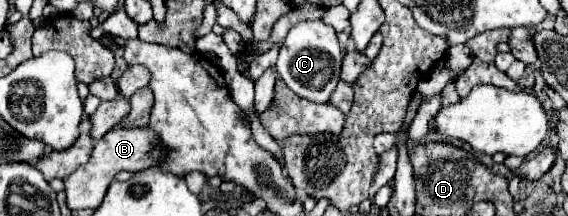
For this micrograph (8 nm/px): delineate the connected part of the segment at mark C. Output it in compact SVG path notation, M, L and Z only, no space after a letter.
M304 21L294 25L286 41L280 47L280 55L276 61L276 69L282 81L300 97L308 101L328 103L330 95L334 93L340 81L340 63L342 63L342 49L336 39L336 31L322 21Z

